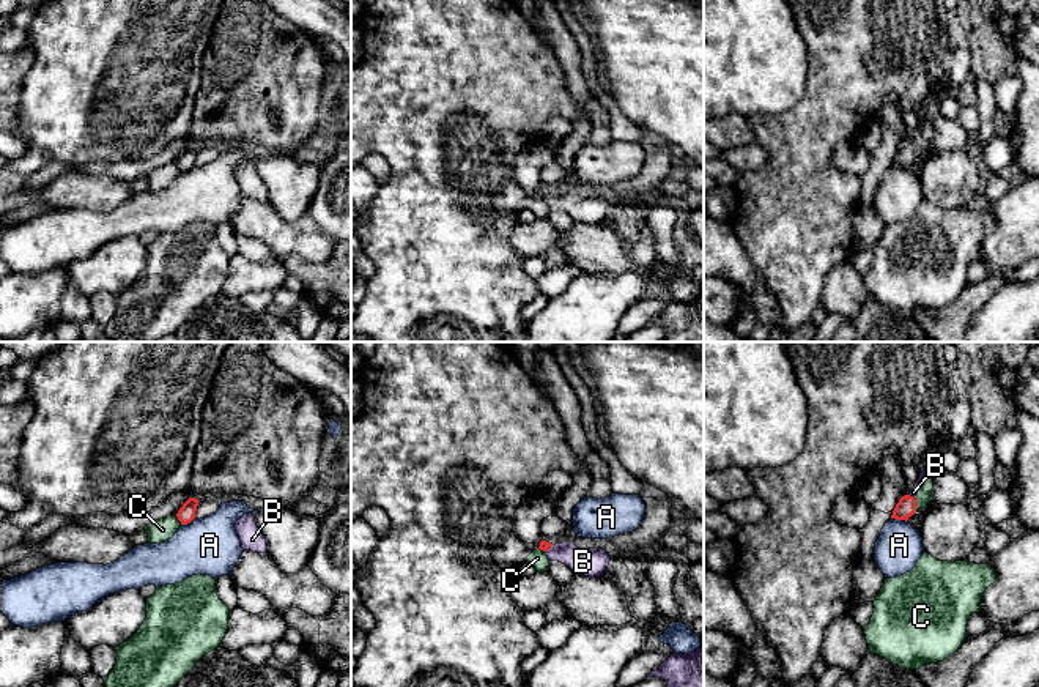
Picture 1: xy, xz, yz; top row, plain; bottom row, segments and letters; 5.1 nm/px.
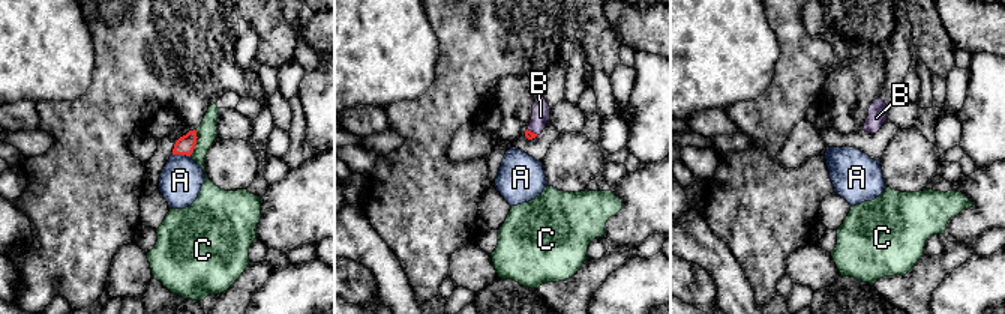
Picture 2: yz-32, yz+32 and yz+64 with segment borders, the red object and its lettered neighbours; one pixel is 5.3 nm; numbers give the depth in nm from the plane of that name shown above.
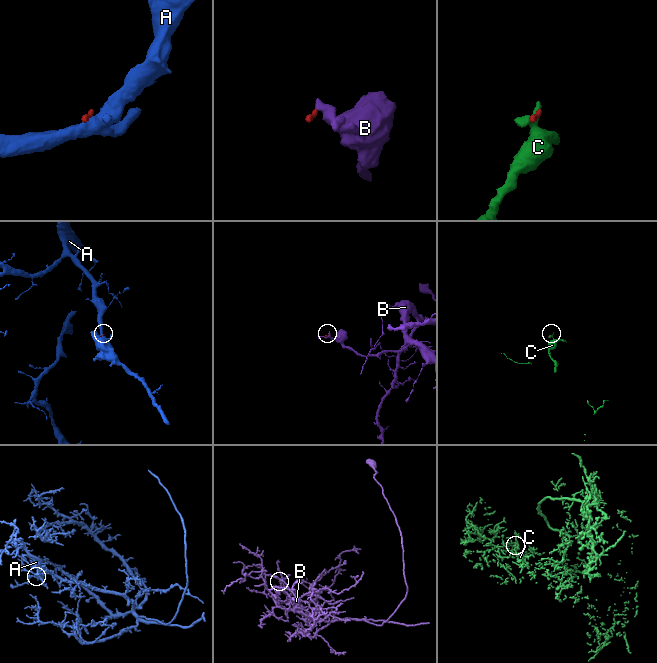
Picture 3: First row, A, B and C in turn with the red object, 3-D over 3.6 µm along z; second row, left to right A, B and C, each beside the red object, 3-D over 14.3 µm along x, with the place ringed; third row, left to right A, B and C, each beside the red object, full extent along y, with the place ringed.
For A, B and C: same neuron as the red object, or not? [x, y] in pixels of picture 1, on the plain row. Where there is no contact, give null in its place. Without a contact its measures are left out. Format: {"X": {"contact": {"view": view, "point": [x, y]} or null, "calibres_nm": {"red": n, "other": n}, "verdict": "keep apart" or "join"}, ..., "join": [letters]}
{"A": {"contact": {"view": "yz", "point": [899, 166]}, "calibres_nm": {"red": 100, "other": 240}, "verdict": "keep apart"}, "B": {"contact": {"view": "yz", "point": [912, 144]}, "calibres_nm": {"red": 100, "other": 50}, "verdict": "join"}, "C": {"contact": {"view": "yz", "point": [915, 152]}, "calibres_nm": {"red": 100, "other": 80}, "verdict": "keep apart"}, "join": ["B"]}

